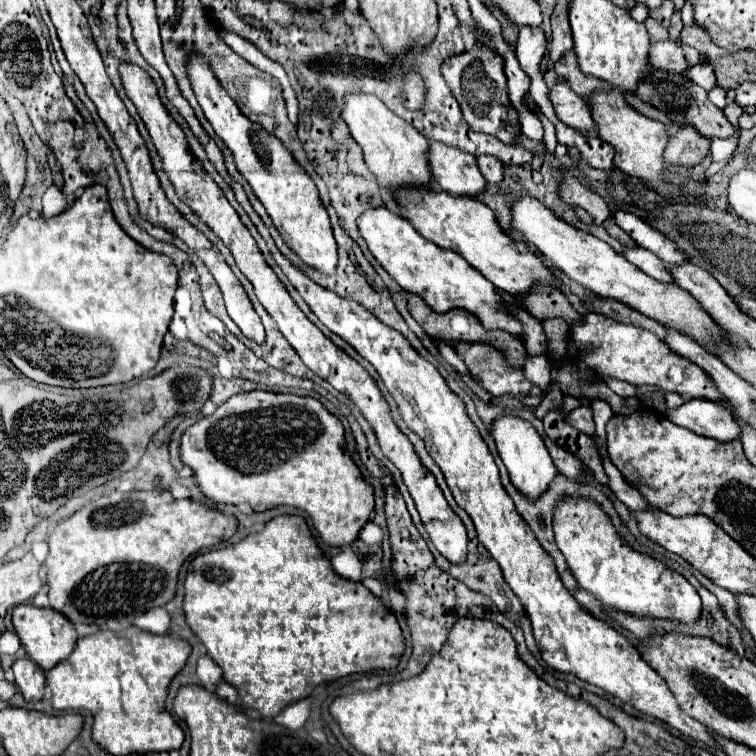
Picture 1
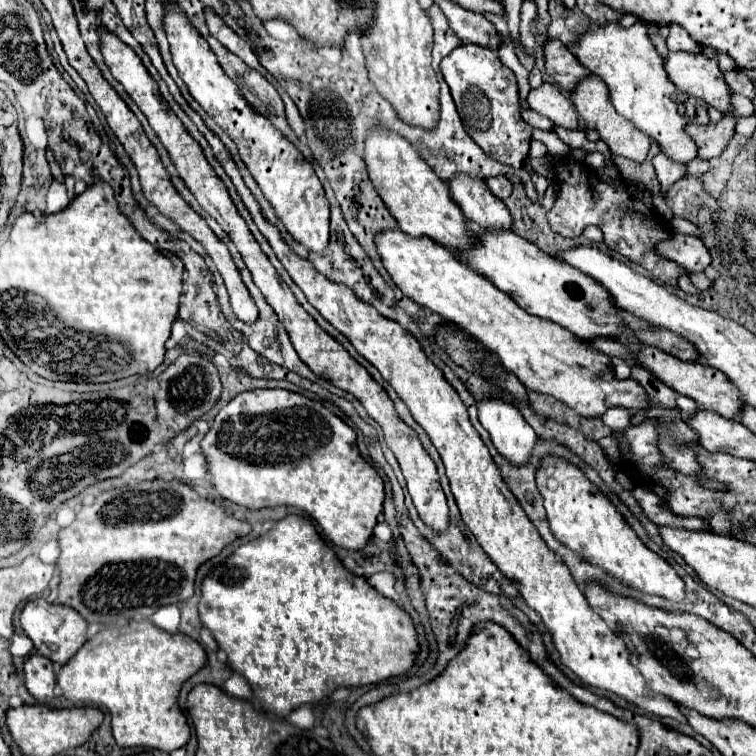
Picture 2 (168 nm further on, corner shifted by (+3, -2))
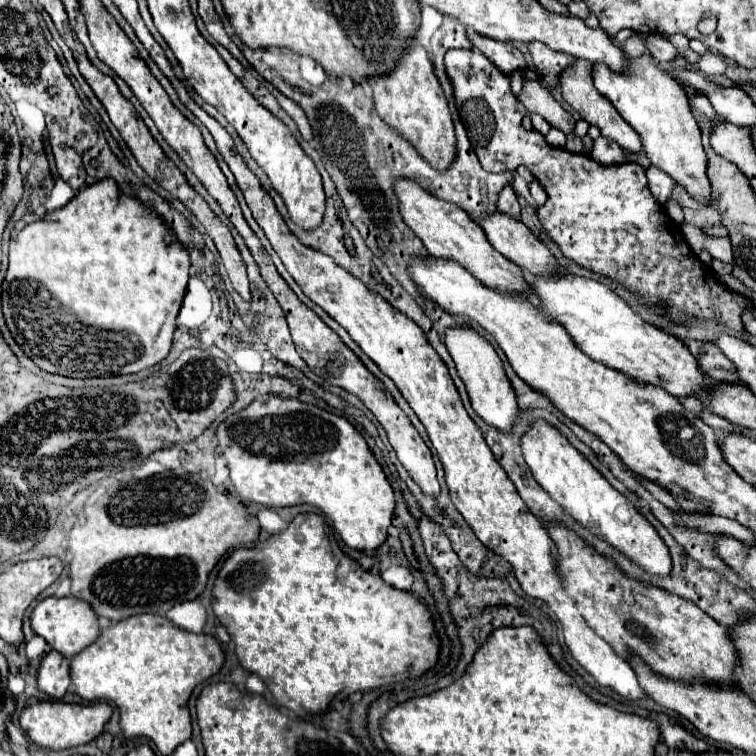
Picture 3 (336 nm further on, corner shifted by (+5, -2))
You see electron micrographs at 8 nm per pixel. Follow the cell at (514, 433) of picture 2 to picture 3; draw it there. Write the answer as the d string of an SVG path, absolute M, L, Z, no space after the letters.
M456 328L450 330L450 334L446 334L446 348L458 368L458 376L464 380L470 402L474 412L488 424L494 426L498 432L512 432L514 424L518 420L518 402L516 402L516 394L514 388L510 386L510 380L506 378L502 360L498 358L496 350L474 330L468 328Z

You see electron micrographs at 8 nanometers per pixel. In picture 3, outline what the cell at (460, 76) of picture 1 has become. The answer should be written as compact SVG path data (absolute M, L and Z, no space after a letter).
M448 50L444 66L454 88L456 108L460 112L462 124L468 132L468 138L482 168L488 172L504 172L516 170L520 164L528 166L528 170L536 176L538 182L542 182L548 194L548 202L538 208L538 220L548 232L548 236L560 246L562 254L566 254L566 258L574 260L576 264L588 270L606 274L618 280L620 284L640 292L646 304L662 306L660 310L670 308L670 316L674 320L680 320L684 314L696 314L700 318L716 318L734 332L744 330L740 314L746 308L746 304L752 306L752 302L742 298L740 294L730 294L730 290L724 288L718 282L718 278L714 278L714 272L696 258L696 254L688 248L682 230L678 230L672 218L666 216L662 206L654 200L652 192L648 190L646 170L640 164L624 162L616 166L602 166L590 156L572 154L566 148L554 148L544 140L540 132L526 130L522 126L526 108L510 92L510 76L500 72L480 50Z

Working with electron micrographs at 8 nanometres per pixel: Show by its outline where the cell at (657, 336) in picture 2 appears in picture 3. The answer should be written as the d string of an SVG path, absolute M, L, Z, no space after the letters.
M684 340L684 344L690 348L692 356L698 360L700 370L710 376L716 382L736 382L738 378L734 378L734 366L730 366L730 362L726 362L724 354L710 342L700 342L700 340Z

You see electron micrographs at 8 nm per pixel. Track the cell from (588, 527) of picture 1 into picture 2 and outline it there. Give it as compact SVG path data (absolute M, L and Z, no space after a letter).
M558 456L542 458L540 468L536 470L536 484L544 498L550 528L564 546L580 552L592 564L604 568L644 594L656 594L674 602L684 598L684 580L676 574L676 570L638 538L610 498L602 494L576 464Z

